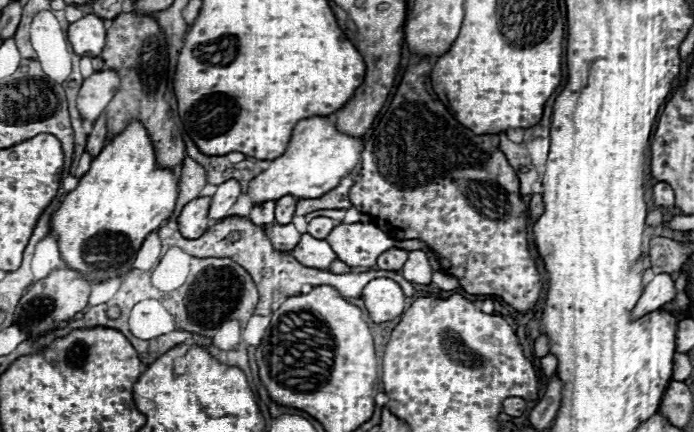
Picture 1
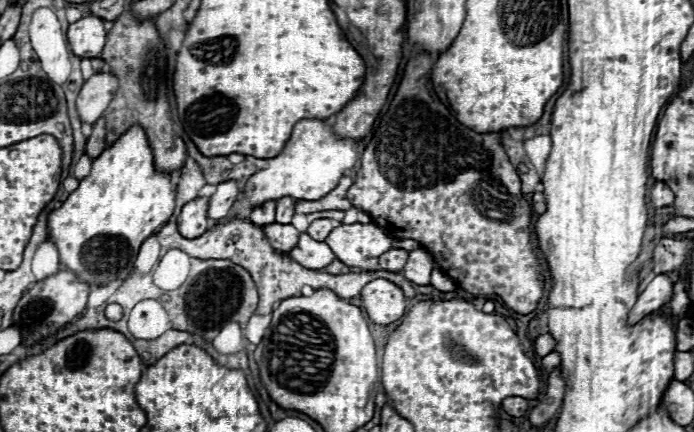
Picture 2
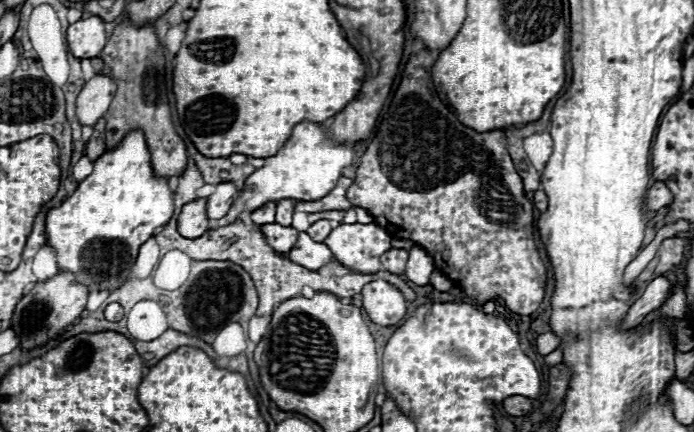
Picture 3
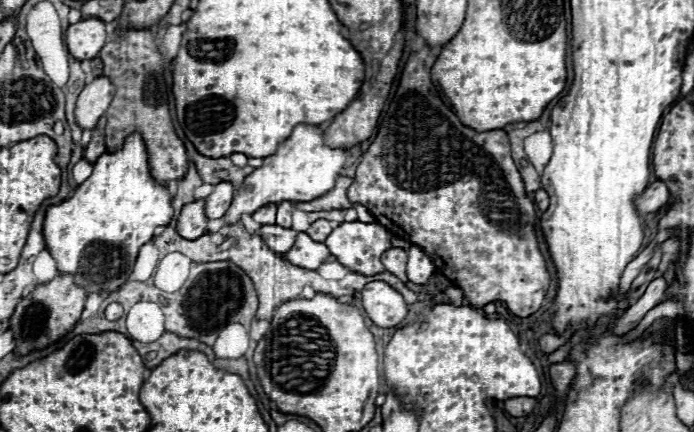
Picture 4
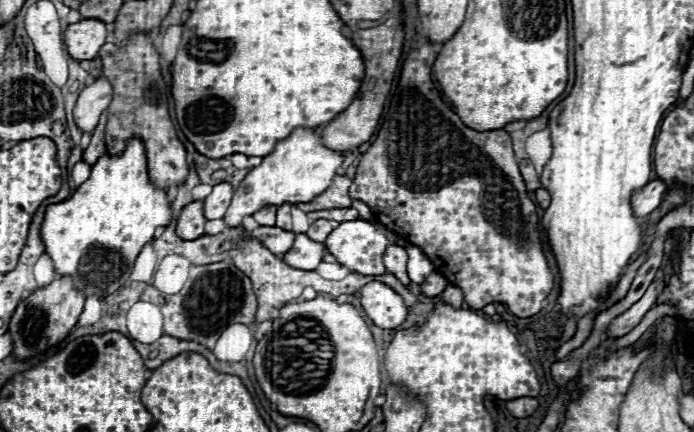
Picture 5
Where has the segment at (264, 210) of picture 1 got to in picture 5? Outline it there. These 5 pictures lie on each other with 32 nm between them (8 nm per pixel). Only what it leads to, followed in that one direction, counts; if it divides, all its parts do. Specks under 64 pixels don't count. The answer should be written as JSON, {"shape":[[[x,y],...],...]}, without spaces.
{"shape":[[[264,208],[264,212],[256,212],[254,220],[256,220],[260,226],[274,226],[274,224],[276,224],[276,210],[278,210],[278,208]]]}

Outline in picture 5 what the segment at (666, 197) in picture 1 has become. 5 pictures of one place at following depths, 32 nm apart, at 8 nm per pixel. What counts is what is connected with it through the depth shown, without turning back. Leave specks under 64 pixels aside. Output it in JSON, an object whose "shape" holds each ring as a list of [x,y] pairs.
{"shape":[[[650,180],[644,188],[634,190],[632,194],[630,204],[632,204],[634,214],[638,218],[648,216],[652,210],[656,210],[664,202],[666,194],[668,194],[668,186],[662,180]]]}

